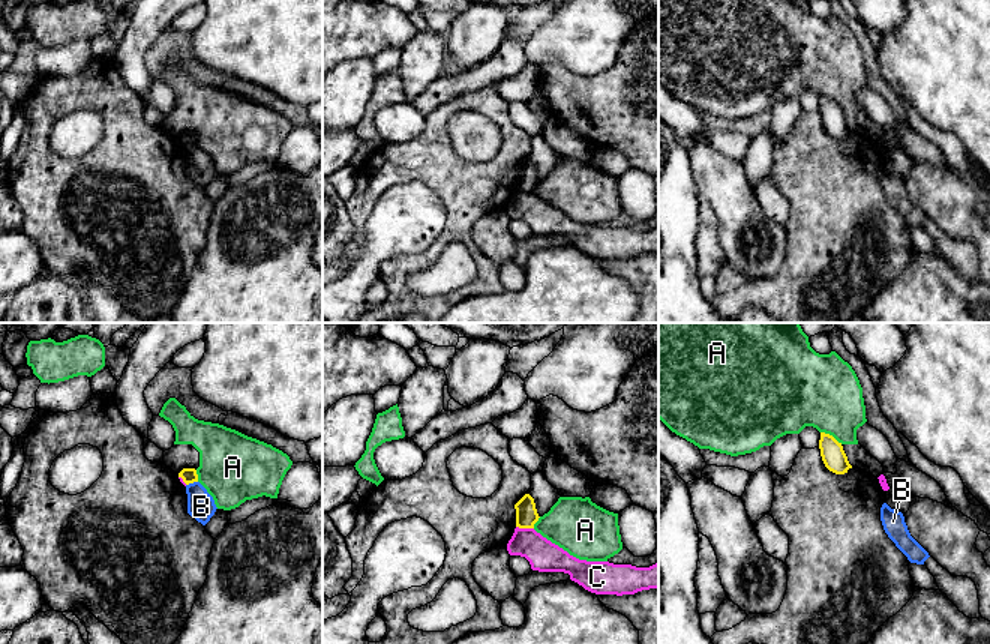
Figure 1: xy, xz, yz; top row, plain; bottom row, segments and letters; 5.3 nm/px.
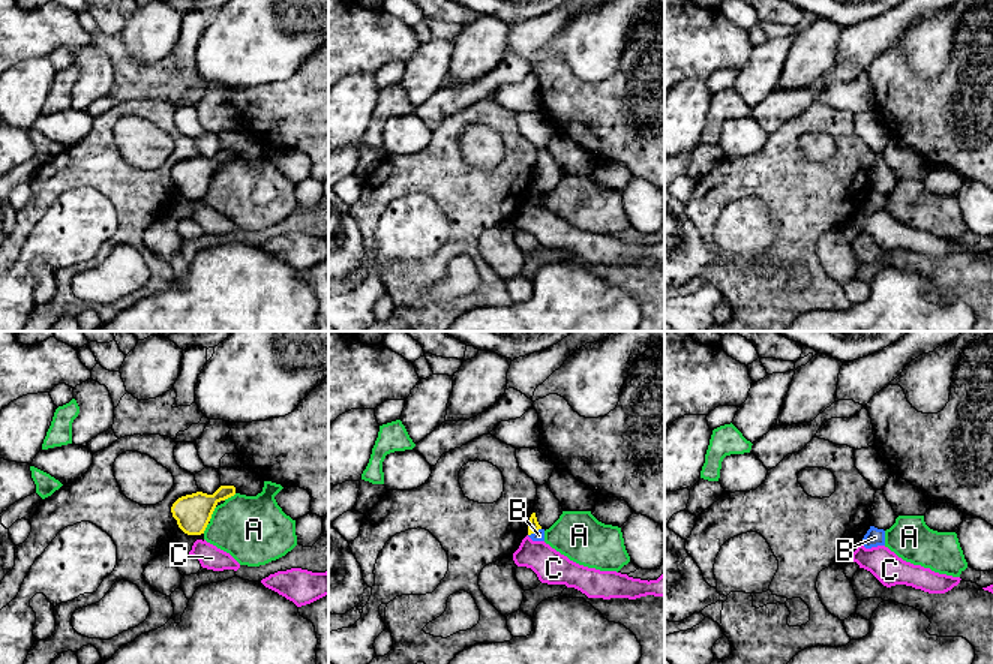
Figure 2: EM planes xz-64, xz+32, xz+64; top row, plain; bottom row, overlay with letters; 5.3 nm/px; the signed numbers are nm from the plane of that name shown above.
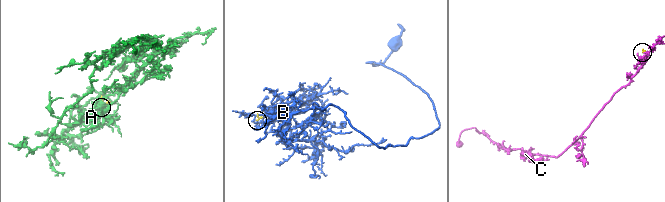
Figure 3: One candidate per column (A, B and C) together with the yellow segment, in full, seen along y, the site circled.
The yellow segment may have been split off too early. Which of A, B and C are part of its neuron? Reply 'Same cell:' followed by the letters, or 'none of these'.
Same cell: none of these

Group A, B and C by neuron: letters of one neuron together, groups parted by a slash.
A / B / C

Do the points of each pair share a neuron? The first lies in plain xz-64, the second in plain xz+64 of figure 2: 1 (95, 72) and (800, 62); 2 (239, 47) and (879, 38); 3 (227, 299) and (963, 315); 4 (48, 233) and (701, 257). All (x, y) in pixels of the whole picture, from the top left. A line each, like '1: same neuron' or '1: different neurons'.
1: different neurons
2: different neurons
3: same neuron
4: different neurons

